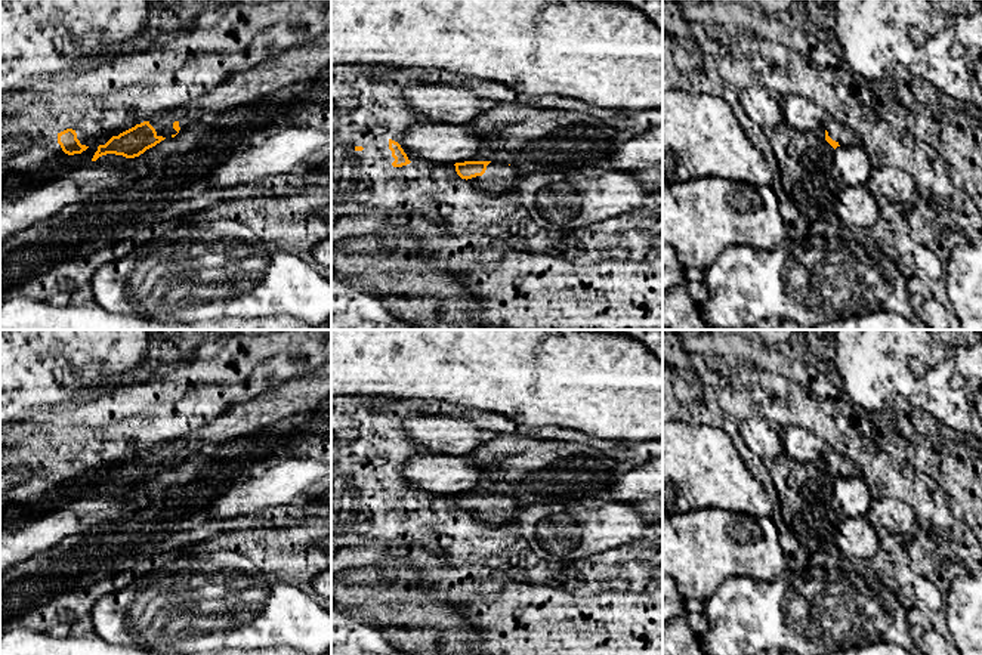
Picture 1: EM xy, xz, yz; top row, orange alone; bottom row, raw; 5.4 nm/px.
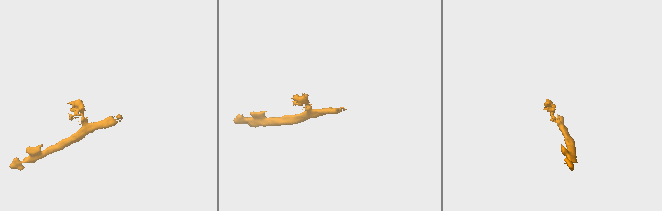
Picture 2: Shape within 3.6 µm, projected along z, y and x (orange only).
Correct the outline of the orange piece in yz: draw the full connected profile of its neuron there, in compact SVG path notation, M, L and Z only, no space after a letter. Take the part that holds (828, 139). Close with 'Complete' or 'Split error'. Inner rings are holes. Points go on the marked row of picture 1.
M825 115L822 127L825 129L825 140L836 149L837 146L852 146L861 143L861 136L831 115Z. Split error

